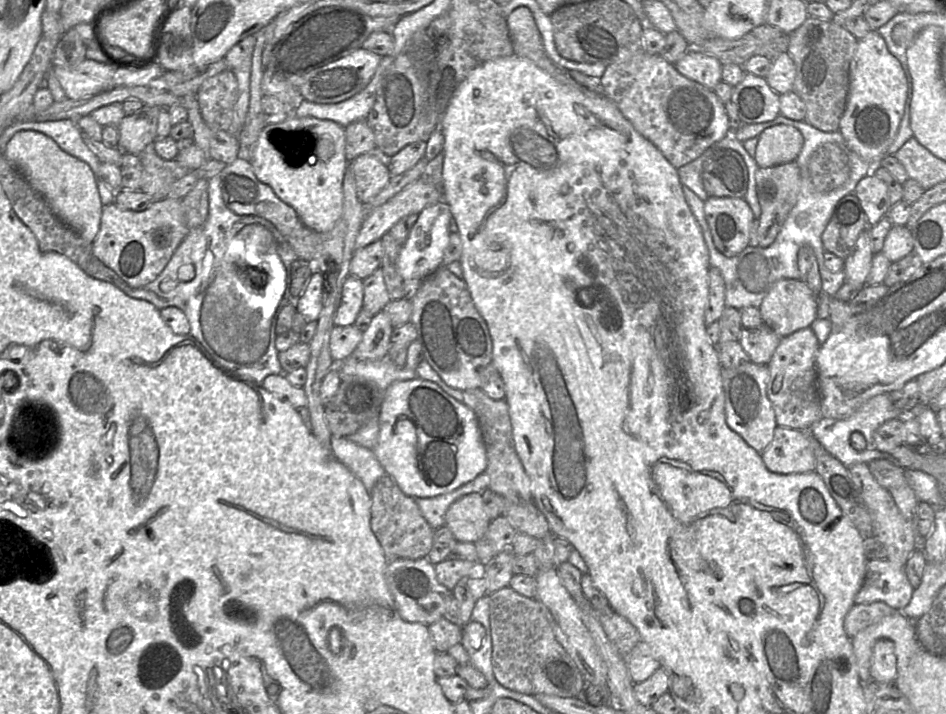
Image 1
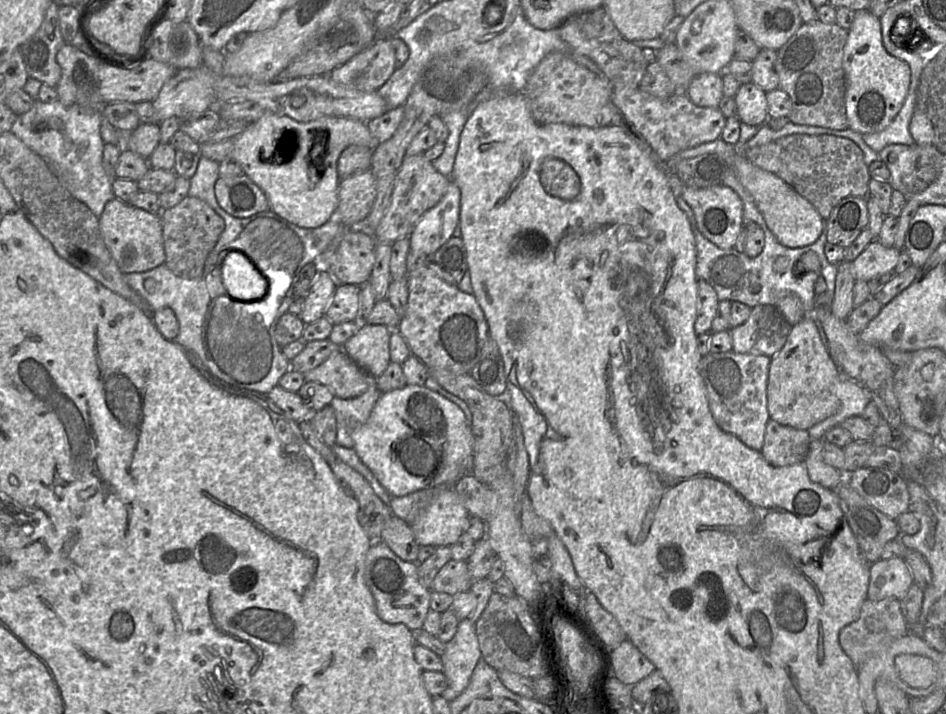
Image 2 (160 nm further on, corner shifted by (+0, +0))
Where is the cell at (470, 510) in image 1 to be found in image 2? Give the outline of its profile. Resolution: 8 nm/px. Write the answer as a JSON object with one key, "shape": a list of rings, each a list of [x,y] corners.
{"shape":[[[442,488],[410,524],[419,546],[450,546],[466,532],[470,515],[454,488]]]}

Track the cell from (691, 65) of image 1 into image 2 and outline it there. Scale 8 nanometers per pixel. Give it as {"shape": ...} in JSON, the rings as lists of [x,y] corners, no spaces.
{"shape":[[[702,72],[696,74],[687,90],[689,99],[700,107],[719,107],[722,91],[722,74]]]}

